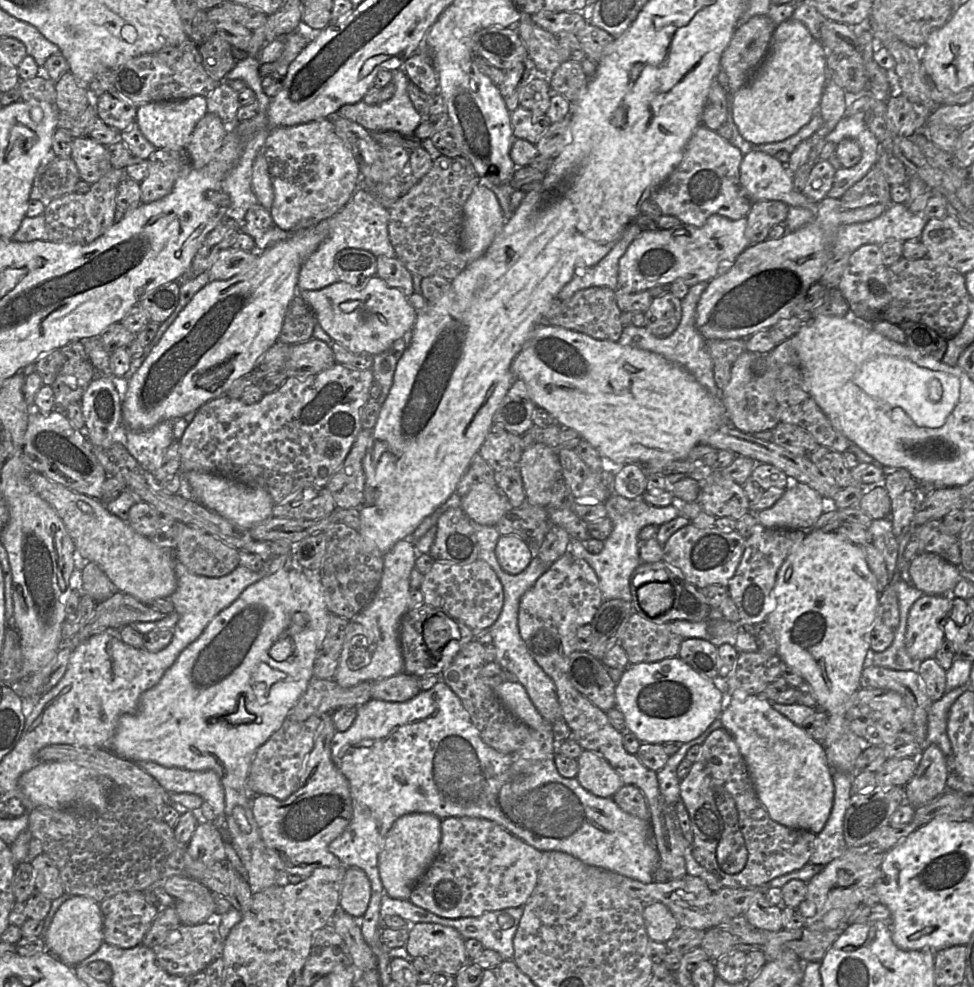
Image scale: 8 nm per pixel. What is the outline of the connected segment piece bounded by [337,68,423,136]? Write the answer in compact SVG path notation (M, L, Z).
M399 68L392 73L395 93L390 99L375 105L368 105L364 100L346 104L337 115L360 124L370 133L391 130L403 136L413 136L423 117L409 98L407 87L410 80L405 72Z

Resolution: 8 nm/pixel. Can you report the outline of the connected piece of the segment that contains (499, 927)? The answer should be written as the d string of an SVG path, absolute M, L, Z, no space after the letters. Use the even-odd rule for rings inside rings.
M443 680L428 690L421 690L408 701L370 699L357 706L353 724L345 731L336 731L333 737L331 758L349 783L352 818L344 832L329 844L328 849L345 867L363 870L370 880L370 902L362 918L357 919L362 935L370 947L378 946L378 933L383 927L382 920L395 915L406 920L409 925L436 923L453 927L464 939L477 939L484 949L498 952L503 961L513 960L513 941L523 907L489 911L476 917L451 919L433 914L409 900L391 898L385 893L379 875L378 858L393 823L399 817L410 813L429 813L441 820L449 817L487 819L541 852L565 852L587 865L600 867L645 884L654 882L653 874L658 866L658 851L649 822L624 812L612 798L591 794L576 778L561 776L554 759L542 762L532 773L513 776L511 768L513 756L500 753L483 742L460 698Z

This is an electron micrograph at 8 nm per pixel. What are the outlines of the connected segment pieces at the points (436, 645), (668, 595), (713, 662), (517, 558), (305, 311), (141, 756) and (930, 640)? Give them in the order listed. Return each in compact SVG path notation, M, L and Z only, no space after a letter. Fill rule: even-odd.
M447 614L445 618L431 617L423 626L423 638L431 651L447 652L451 647L451 639L460 639L459 620Z
M653 581L638 589L638 601L649 616L659 616L673 605L675 594L670 582Z
M684 639L677 656L703 677L714 679L719 675L718 647L708 640Z
M514 534L501 535L496 545L501 568L509 574L519 574L530 564L534 553L527 543Z
M295 295L290 301L278 341L294 345L313 338L316 317L310 306L299 296Z
M288 557L287 561L284 565L283 568L280 568L279 570L277 570L274 573L268 574L266 576L264 576L262 579L260 579L259 581L249 585L240 595L239 597L232 603L230 604L228 607L224 608L222 611L220 611L210 622L209 624L206 626L206 628L203 630L203 632L201 633L201 635L194 641L192 642L190 645L188 645L177 657L177 659L175 660L175 662L166 670L166 672L164 673L164 675L162 676L162 678L160 679L160 681L153 686L152 688L148 689L147 691L145 691L139 700L139 706L138 706L138 710L137 712L133 713L133 714L123 714L119 717L118 722L117 722L117 727L114 733L114 736L112 738L111 741L111 751L113 753L115 753L116 755L133 761L135 763L139 763L142 761L151 761L151 762L156 762L162 766L165 767L177 767L177 768L183 768L186 770L192 770L192 771L205 771L205 770L213 770L214 772L216 772L216 774L218 775L223 788L224 788L224 792L225 792L225 810L224 810L224 815L225 815L225 837L230 841L230 843L232 844L233 848L235 849L237 855L239 856L240 860L242 861L245 869L246 869L246 880L250 886L250 889L252 891L253 894L261 892L271 886L274 885L286 885L287 882L287 875L289 874L281 874L279 873L275 867L271 864L271 857L268 854L267 849L264 846L264 843L260 837L260 833L259 833L259 829L258 826L255 822L255 819L253 817L252 814L252 799L251 799L251 795L249 794L248 790L247 790L247 779L248 779L248 775L249 775L249 769L253 760L253 757L257 751L257 749L263 745L269 738L270 736L276 731L278 730L282 723L286 720L286 718L288 717L288 714L290 712L290 710L293 708L293 706L295 705L295 703L299 700L299 698L303 695L303 693L306 691L309 682L314 678L313 676L313 666L314 666L314 661L318 655L318 653L322 650L322 643L323 640L326 636L327 630L328 630L328 625L329 625L329 621L330 621L330 613L327 609L326 606L326 602L325 602L325 589L323 587L322 581L320 579L320 572L319 571L313 571L310 569L306 569L301 567L297 561L295 561L295 559L293 559L292 557ZM242 696L243 700L244 700L244 706L247 712L249 712L250 714L255 716L255 719L251 722L248 723L242 723L242 724L238 724L238 725L231 725L226 717L228 715L230 715L231 713L234 713L235 711L237 711L238 709L238 704L239 704L239 697Z
M922 595L911 606L905 635L911 659L922 662L934 657L944 641L943 621L951 608L952 595Z

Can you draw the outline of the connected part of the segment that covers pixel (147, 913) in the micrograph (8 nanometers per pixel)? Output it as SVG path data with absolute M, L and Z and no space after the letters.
M124 891L100 902L103 917L103 941L107 944L129 949L142 944L143 938L160 912L151 905L143 891Z

